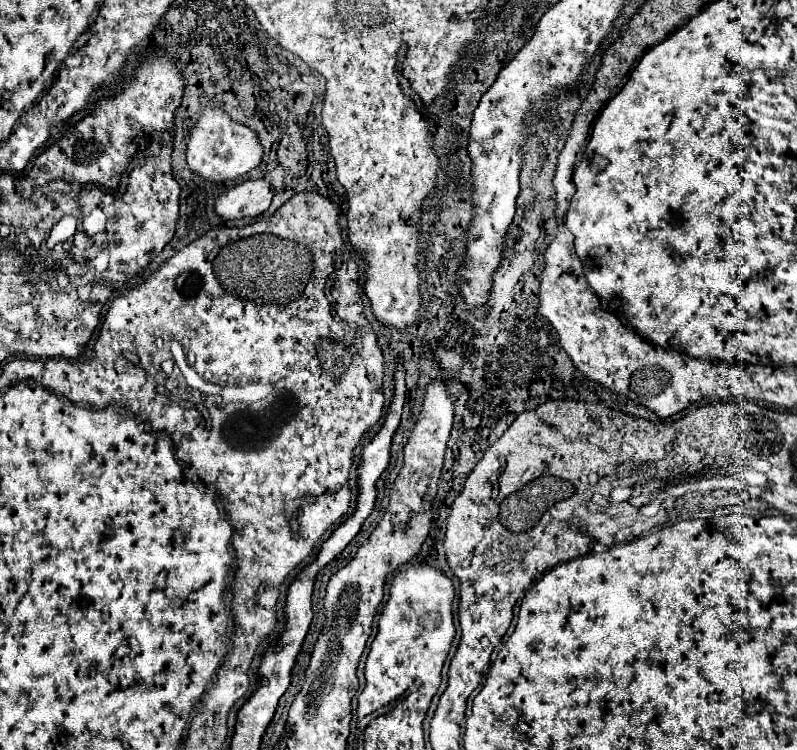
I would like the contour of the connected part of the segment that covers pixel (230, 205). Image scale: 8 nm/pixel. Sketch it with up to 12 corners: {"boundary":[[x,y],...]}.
{"boundary":[[264,179],[244,181],[214,201],[224,219],[262,215],[274,197]]}

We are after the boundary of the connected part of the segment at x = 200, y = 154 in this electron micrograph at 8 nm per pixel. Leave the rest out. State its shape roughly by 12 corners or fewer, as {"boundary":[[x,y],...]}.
{"boundary":[[220,107],[190,129],[186,161],[208,181],[228,181],[262,161],[252,129]]}

